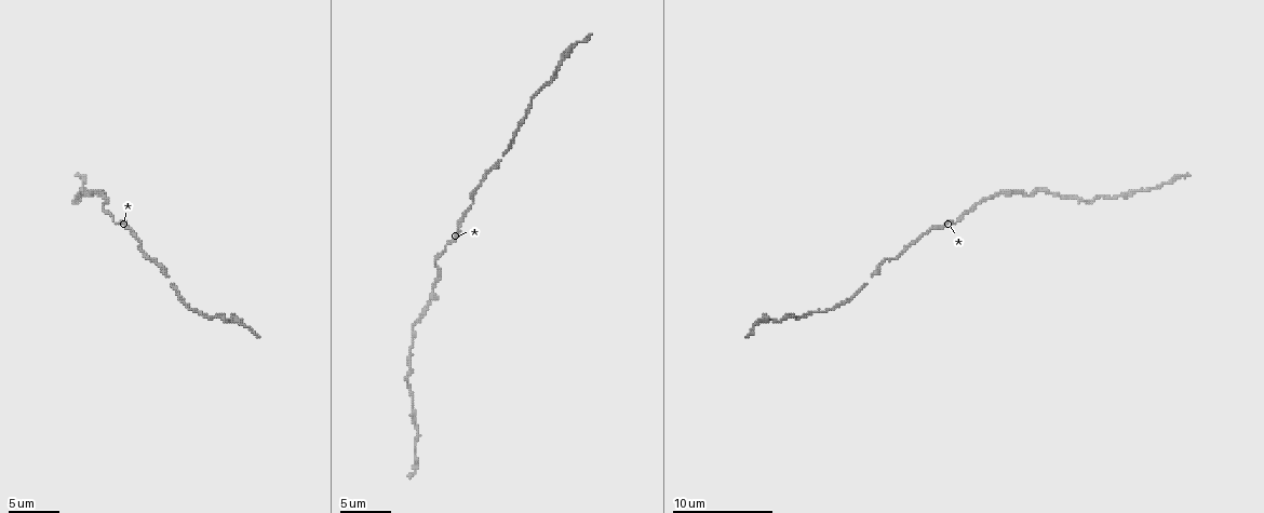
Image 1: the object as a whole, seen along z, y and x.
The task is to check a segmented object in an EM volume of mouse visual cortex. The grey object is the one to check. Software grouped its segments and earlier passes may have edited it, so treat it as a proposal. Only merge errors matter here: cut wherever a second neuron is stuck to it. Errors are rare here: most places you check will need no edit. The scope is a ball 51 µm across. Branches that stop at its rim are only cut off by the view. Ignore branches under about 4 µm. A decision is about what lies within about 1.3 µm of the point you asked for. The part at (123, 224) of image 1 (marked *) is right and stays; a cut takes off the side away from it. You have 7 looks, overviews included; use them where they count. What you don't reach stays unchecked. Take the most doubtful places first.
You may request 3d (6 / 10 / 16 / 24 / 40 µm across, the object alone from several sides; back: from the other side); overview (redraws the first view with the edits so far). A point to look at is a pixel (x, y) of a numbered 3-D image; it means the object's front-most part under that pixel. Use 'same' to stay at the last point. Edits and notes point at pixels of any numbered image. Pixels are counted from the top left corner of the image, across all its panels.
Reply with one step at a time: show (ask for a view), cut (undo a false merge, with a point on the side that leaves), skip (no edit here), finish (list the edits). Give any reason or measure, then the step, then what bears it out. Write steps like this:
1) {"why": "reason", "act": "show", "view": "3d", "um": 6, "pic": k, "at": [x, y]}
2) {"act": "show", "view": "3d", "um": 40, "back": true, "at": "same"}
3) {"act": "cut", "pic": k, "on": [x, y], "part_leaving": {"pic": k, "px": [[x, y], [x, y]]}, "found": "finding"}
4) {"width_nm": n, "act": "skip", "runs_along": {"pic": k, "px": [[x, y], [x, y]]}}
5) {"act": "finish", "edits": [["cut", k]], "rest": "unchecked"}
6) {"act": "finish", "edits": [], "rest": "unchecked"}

{"why": "sudden change in width", "act": "show", "view": "3d", "um": 10, "pic": 1, "at": [92, 192]}

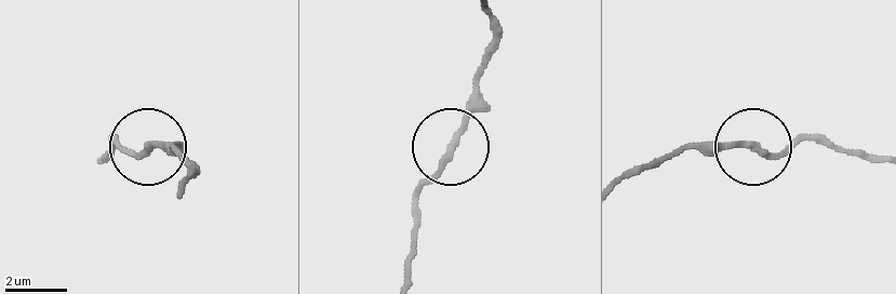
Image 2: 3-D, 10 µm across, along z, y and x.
{"act": "show", "view": "3d", "um": 6, "pic": 2, "at": [453, 143]}

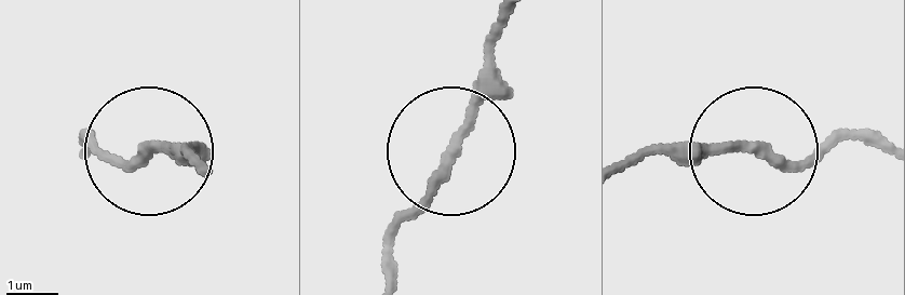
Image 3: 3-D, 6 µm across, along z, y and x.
{"act": "skip", "found": "continuous, no second neuron"}

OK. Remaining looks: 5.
{"why": "thick turns thin", "act": "show", "view": "3d", "um": 10, "pic": 1, "at": [500, 161]}

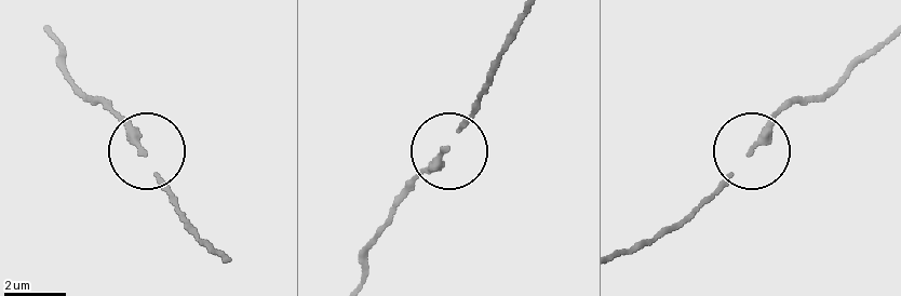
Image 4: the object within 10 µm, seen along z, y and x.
{"act": "show", "view": "3d", "um": 10, "back": true, "pic": 4, "at": [442, 152]}

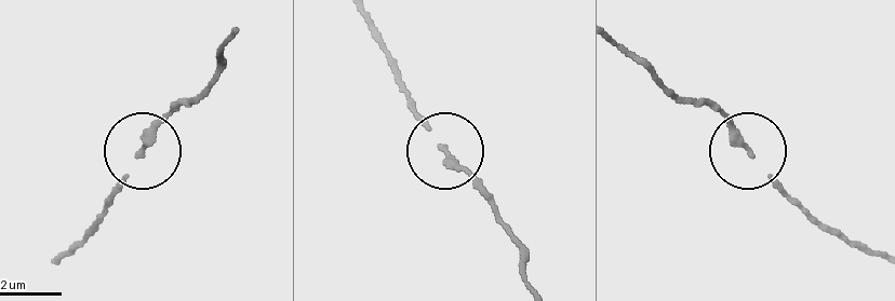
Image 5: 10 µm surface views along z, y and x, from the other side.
{"width_nm": 170, "act": "skip", "runs_along": {"pic": 5, "px": [[235, 30], [211, 85], [142, 147], [97, 214]]}, "found": "all the same neuron"}

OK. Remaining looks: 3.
{"why": "calibre changes", "act": "show", "view": "3d", "um": 10, "pic": 1, "at": [1094, 196]}

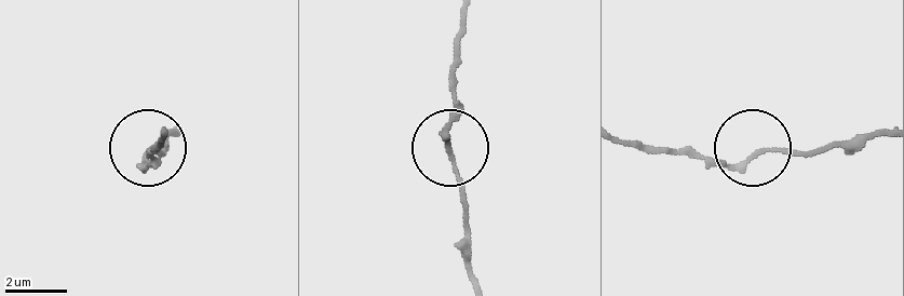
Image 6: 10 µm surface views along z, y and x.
{"width_nm": 150, "act": "skip", "runs_along": {"pic": 6, "px": [[619, 137], [727, 163], [766, 147], [812, 156], [857, 147]]}, "found": "all the same neuron"}

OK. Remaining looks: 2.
{"act": "finish", "edits": [], "rest": "unchecked"}

